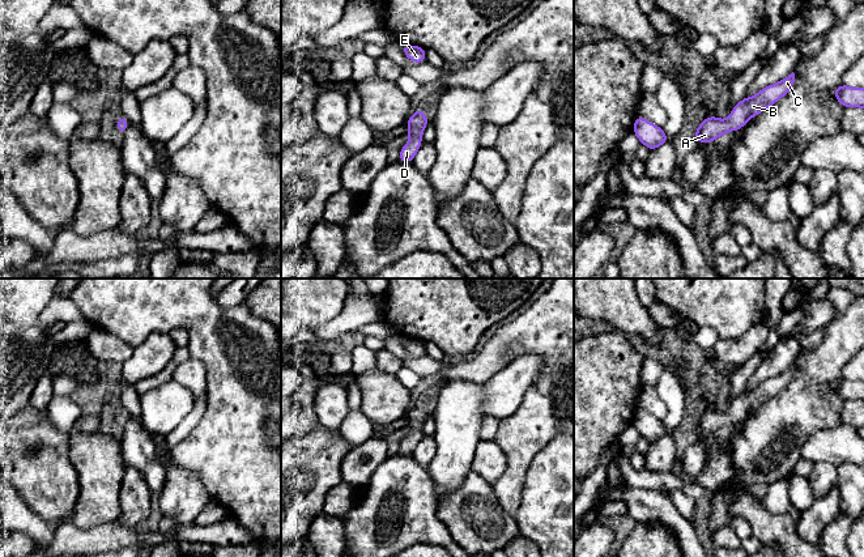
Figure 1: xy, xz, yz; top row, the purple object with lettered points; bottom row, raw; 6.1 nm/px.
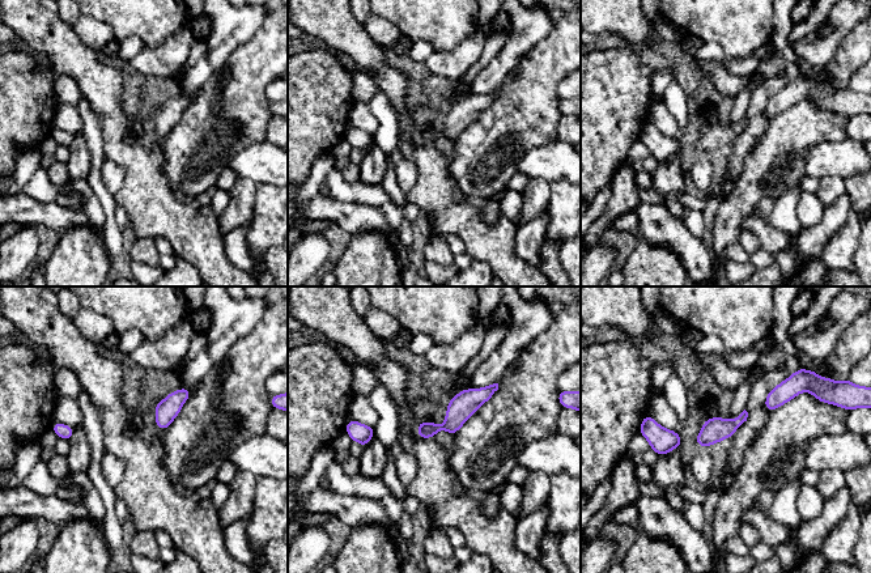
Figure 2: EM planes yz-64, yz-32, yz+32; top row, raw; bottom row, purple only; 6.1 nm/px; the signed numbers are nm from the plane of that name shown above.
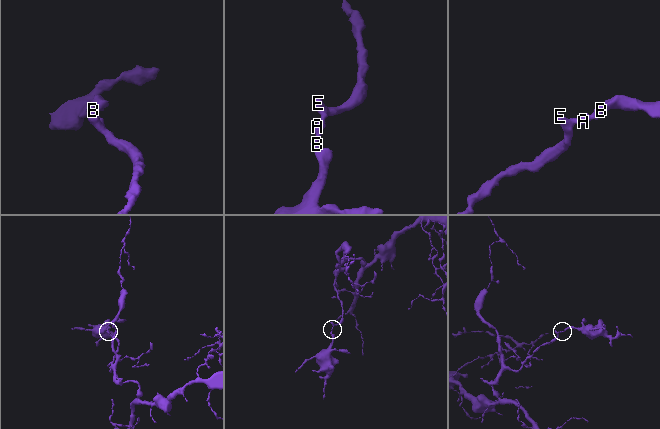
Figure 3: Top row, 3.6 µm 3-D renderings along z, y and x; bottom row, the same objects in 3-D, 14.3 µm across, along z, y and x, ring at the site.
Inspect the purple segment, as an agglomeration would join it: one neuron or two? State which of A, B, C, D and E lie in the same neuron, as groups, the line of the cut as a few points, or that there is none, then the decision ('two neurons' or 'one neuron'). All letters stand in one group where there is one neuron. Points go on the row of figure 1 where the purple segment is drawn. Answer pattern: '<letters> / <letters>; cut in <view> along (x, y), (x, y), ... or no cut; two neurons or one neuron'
A B C D E; no cut; one neuron

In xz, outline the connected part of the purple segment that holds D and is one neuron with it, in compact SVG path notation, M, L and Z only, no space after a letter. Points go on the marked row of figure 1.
M420 107L409 119L407 119L408 135L410 140L401 148L399 154L400 162L412 162L418 149L422 145L421 137L429 120Z

